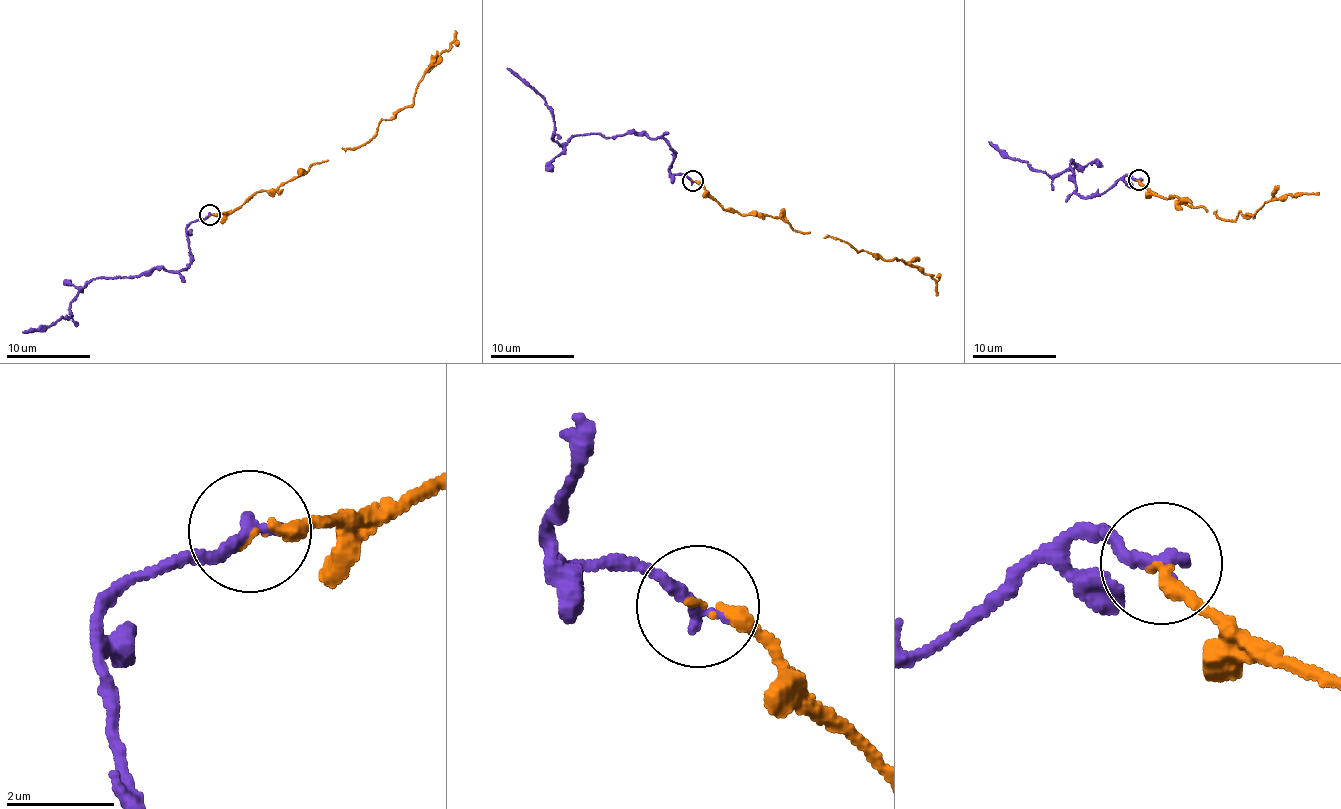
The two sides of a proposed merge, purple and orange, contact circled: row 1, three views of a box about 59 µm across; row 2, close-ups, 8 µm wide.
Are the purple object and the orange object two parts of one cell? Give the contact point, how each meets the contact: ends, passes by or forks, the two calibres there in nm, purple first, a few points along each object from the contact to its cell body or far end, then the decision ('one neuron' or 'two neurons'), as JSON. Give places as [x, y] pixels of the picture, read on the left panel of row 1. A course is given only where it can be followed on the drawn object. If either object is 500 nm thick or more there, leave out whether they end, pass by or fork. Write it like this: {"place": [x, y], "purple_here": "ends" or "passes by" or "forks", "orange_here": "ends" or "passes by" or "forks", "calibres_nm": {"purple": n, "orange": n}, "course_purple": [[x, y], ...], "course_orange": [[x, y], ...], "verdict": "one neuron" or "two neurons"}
{"place": [210, 215], "purple_here": "ends", "orange_here": "ends", "calibres_nm": {"purple": 280, "orange": 160}, "course_purple": [[210, 215], [187, 229], [190, 261], [180, 270], [96, 278], [75, 297], [70, 320], [23, 333]], "course_orange": [[210, 215], [369, 140], [382, 120], [413, 102], [456, 30]], "verdict": "one neuron"}

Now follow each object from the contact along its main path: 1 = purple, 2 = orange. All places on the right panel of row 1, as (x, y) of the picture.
1: (1139, 181), (1131, 175), (1091, 196), (1077, 192), (1070, 159), (1074, 165), (1052, 175), (1033, 171), (988, 142)
2: (1139, 181), (1165, 199), (1178, 196), (1177, 204), (1204, 206), (1228, 220), (1318, 192)

